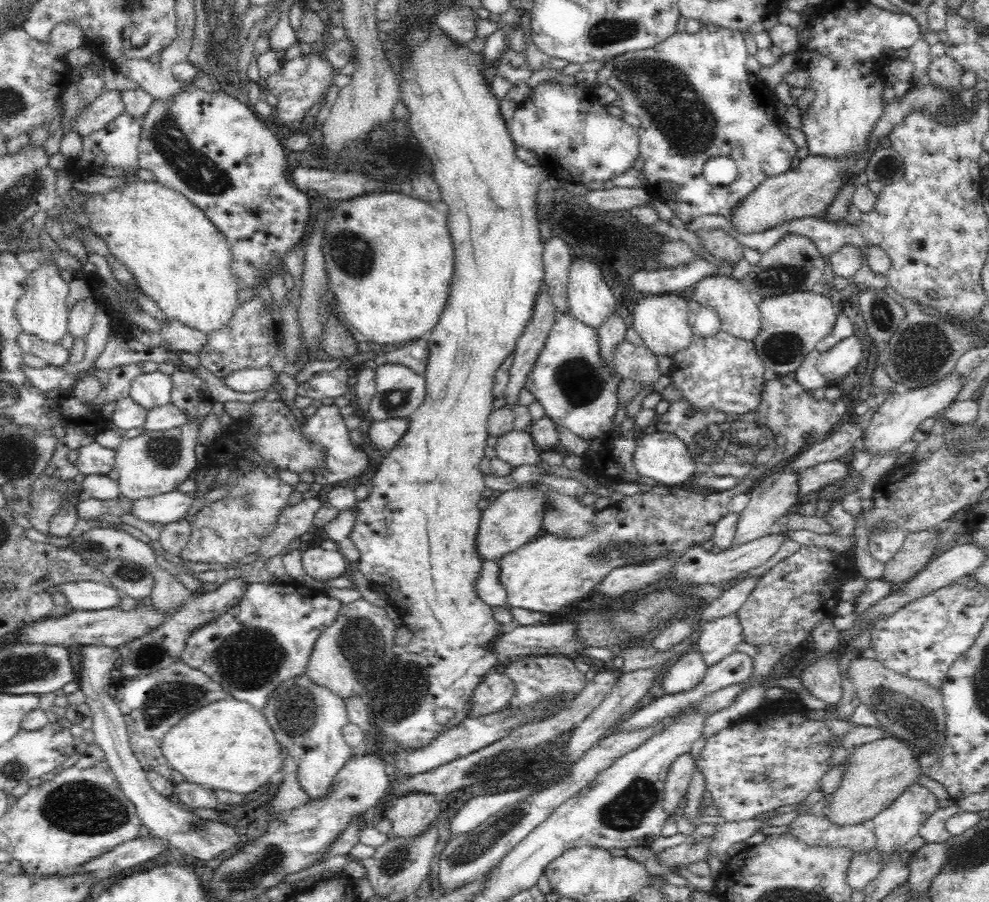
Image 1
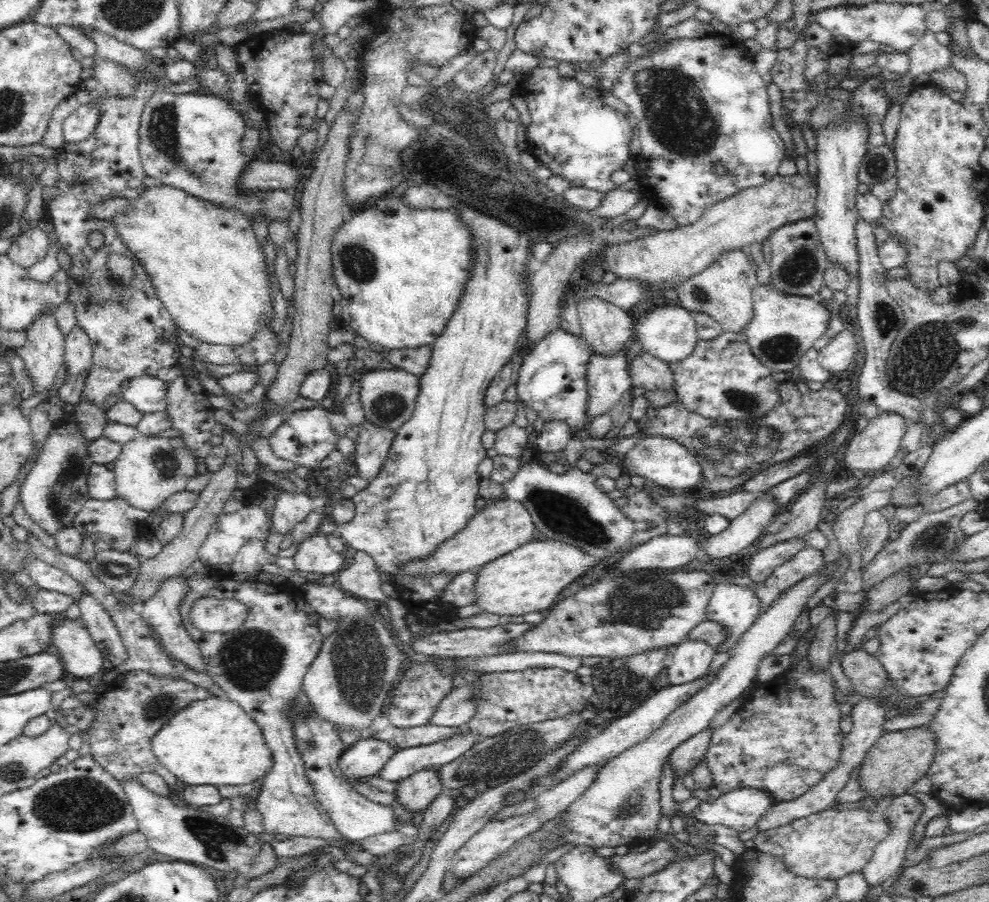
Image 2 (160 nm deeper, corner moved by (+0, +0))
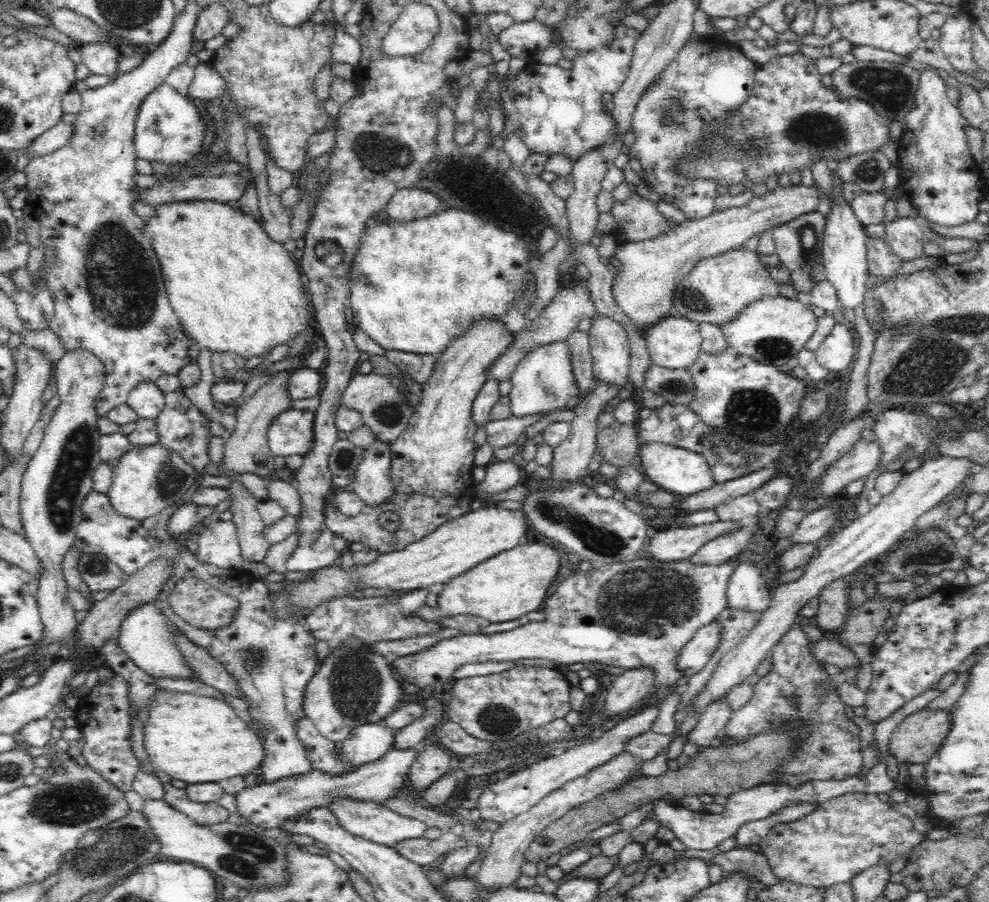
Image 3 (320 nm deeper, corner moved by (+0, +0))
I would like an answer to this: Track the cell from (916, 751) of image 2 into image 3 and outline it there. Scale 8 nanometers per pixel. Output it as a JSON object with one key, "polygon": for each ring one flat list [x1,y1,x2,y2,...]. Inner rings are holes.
{"polygon":[[920,708,912,714,906,715,906,718,900,720,900,724,896,726,889,740,889,752,894,758,897,757,898,762,906,762,906,764,916,764,916,762,925,763,940,748,942,742,951,729,950,708]]}

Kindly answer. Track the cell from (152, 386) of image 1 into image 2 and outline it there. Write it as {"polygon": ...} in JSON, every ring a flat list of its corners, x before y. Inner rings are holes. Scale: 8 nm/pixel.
{"polygon":[[156,376,132,378,123,390,123,400,132,404,142,414,165,411,167,385]]}

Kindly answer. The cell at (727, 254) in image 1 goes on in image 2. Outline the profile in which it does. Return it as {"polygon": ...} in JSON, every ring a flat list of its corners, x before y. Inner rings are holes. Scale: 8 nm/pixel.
{"polygon":[[743,249,724,251,722,256,708,268,691,276,676,288,676,297,681,307,691,313,706,313,711,316,724,331,740,332,750,322,753,311,752,291,758,286,757,272,752,271,750,260]]}

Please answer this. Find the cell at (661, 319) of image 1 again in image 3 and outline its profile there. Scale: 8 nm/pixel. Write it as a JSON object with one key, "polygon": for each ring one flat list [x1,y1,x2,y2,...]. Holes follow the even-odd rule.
{"polygon":[[671,314,660,319,656,324,650,325,641,332,646,339,646,347,652,358,652,363,671,370,688,369,700,356,702,336,699,323,691,321,688,317,672,316]]}

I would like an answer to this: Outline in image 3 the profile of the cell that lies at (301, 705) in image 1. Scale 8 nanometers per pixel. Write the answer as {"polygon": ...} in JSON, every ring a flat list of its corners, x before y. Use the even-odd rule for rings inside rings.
{"polygon":[[338,799,329,804,329,809,338,817,342,829,359,838,370,840,375,844,384,844,394,847,398,842,410,840,410,838,422,838,429,828,427,824,414,818,401,816,397,812,386,808,384,805,370,801,356,801,352,799]]}

